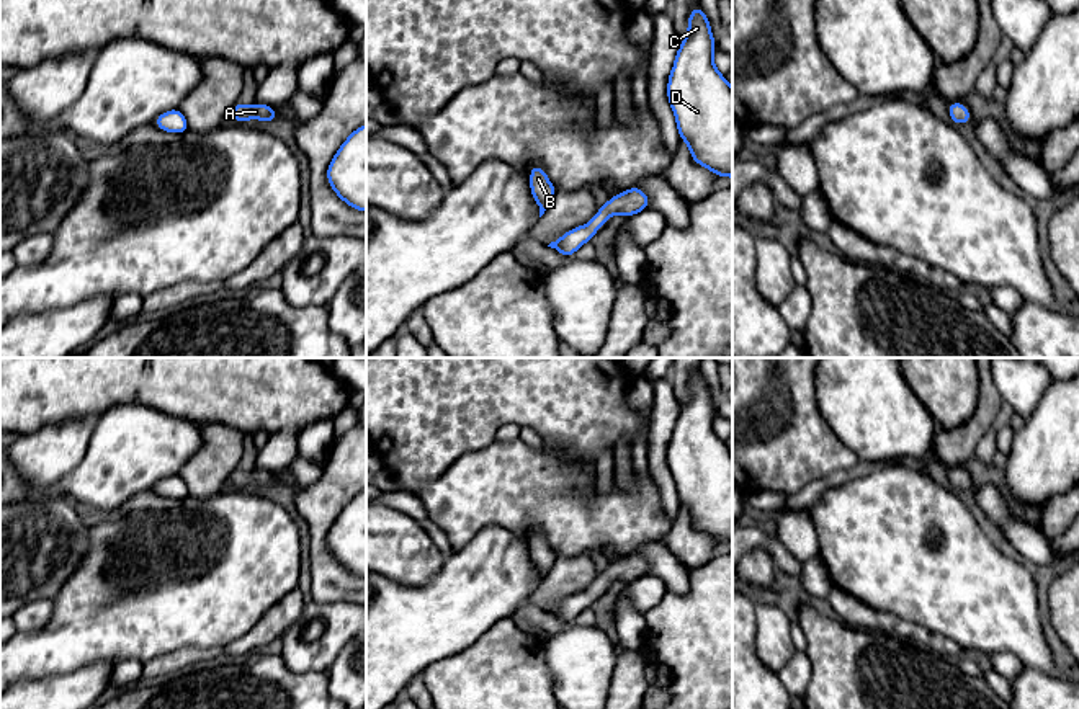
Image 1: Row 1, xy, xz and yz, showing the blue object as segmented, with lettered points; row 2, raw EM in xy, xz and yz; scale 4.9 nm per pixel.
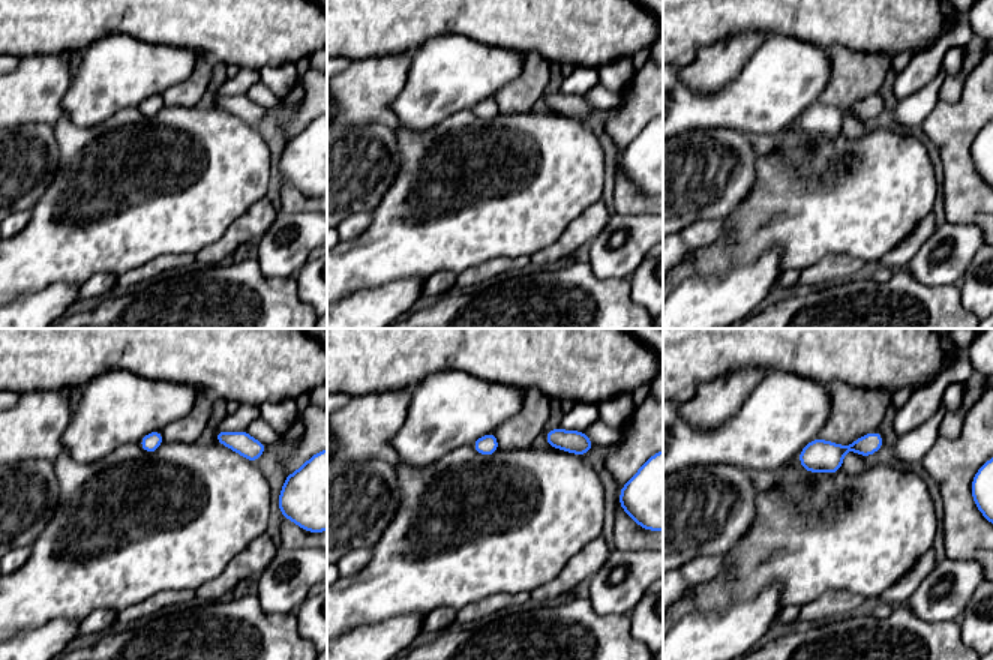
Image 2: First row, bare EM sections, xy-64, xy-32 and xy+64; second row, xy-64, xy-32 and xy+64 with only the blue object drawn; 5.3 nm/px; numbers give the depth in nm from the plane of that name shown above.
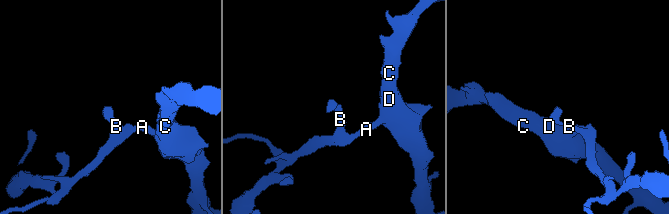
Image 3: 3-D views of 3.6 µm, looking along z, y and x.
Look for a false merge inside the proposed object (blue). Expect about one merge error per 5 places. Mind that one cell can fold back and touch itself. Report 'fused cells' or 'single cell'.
single cell

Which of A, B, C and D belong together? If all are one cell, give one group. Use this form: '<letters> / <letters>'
A B C D

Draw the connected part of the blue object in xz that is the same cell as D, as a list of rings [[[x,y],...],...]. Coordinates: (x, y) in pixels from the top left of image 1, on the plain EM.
[[[696,371],[669,441],[667,464],[692,526],[732,544],[732,454],[714,433],[714,413],[710,387]]]

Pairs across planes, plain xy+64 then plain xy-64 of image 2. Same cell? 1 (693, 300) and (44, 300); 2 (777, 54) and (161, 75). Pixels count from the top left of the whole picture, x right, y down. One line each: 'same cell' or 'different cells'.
1: same cell
2: same cell

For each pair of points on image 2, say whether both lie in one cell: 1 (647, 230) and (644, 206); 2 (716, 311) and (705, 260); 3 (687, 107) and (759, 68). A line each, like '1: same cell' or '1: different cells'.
1: different cells
2: different cells
3: same cell

